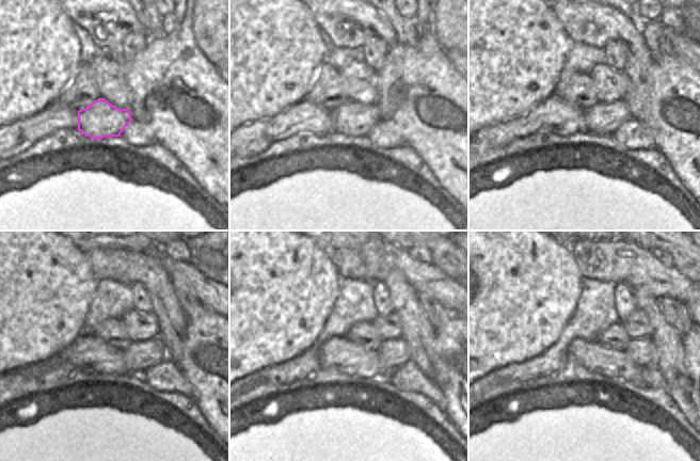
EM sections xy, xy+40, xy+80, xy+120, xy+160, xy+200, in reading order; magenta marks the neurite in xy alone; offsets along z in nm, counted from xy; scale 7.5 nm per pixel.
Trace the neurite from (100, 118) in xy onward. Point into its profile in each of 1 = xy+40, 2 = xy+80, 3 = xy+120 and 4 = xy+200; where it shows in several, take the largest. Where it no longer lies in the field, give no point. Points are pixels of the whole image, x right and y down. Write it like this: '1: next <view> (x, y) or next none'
1: next xy+40 (352, 118)
2: next xy+80 (604, 117)
3: next xy+120 (140, 355)
4: next xy+200 (641, 351)

